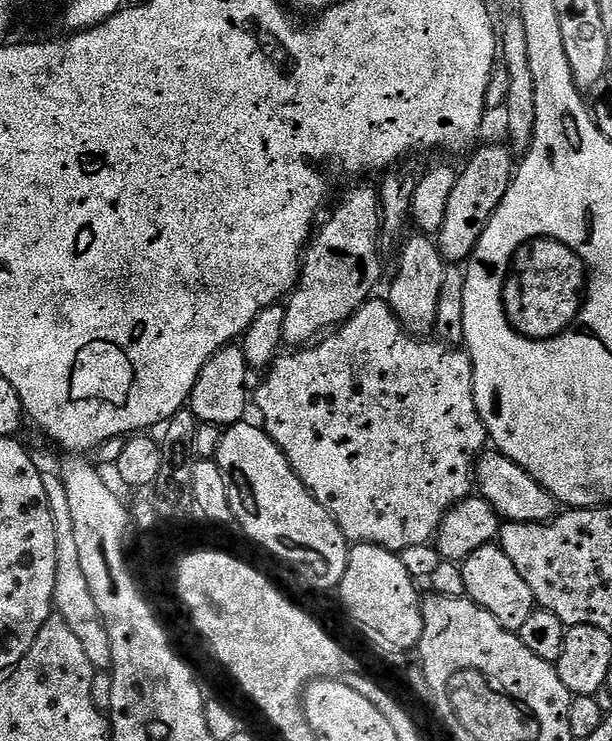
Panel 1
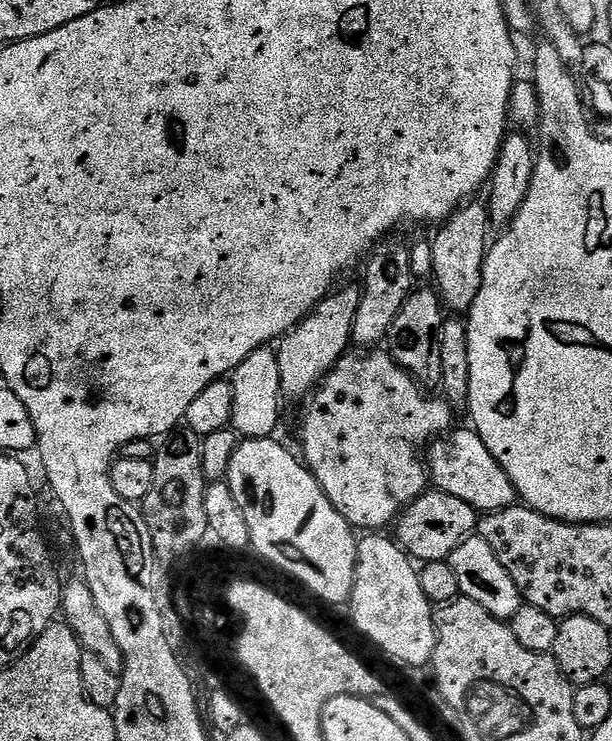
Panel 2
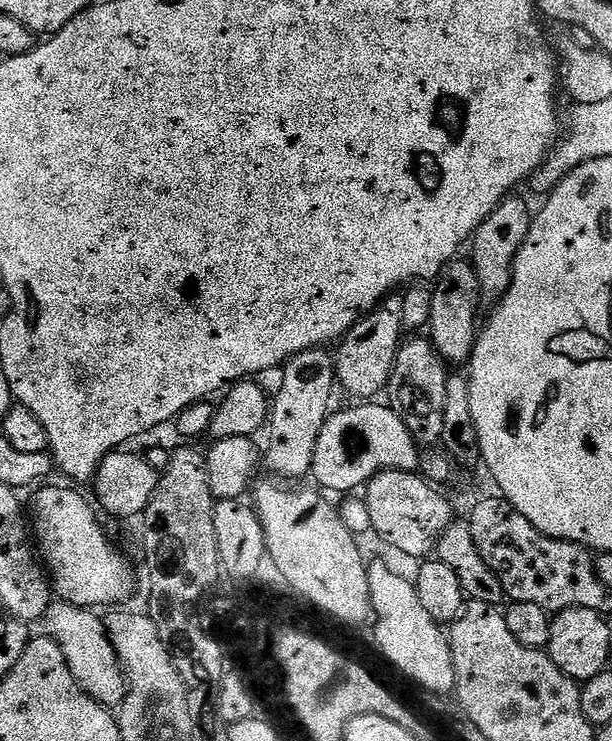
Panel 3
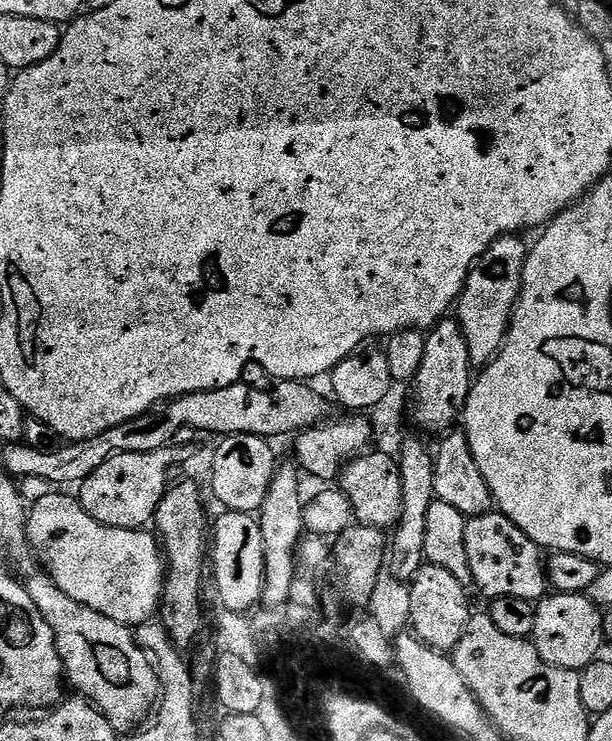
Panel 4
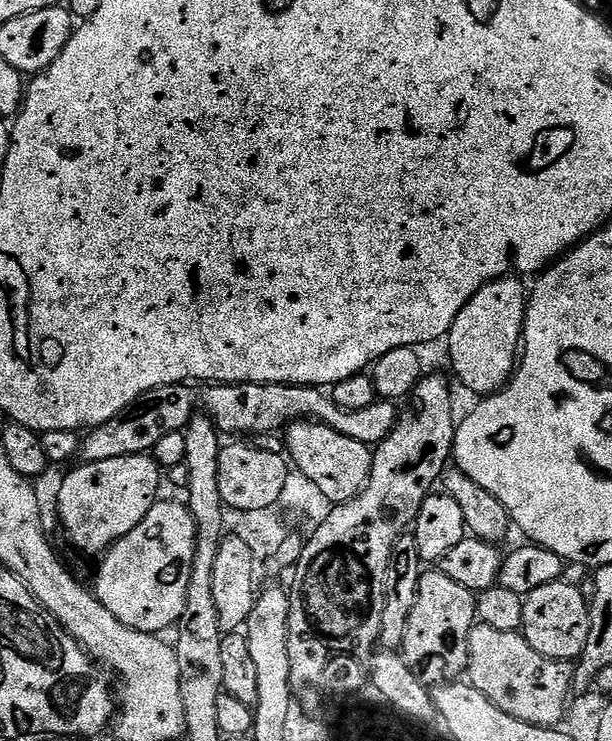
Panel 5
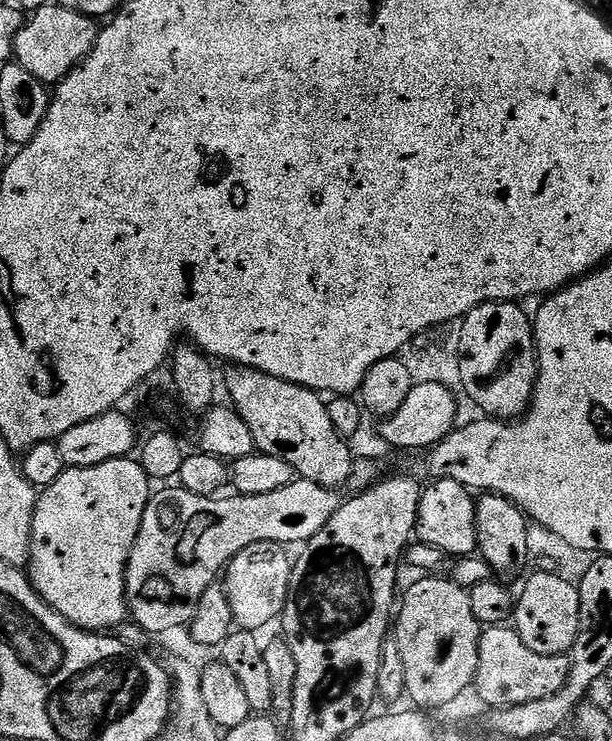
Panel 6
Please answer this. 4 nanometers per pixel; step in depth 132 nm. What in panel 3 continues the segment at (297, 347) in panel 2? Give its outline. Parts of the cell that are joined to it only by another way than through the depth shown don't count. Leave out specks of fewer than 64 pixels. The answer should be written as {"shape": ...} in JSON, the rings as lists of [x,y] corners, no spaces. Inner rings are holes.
{"shape":[[[323,347],[311,348],[305,352],[299,352],[297,356],[291,356],[288,360],[288,363],[283,365],[282,373],[284,372],[284,377],[280,380],[280,389],[277,390],[276,396],[271,397],[270,400],[270,415],[267,418],[266,423],[266,433],[268,432],[268,452],[266,448],[266,468],[268,464],[269,473],[275,474],[277,477],[283,478],[288,482],[300,482],[303,476],[307,477],[312,471],[312,463],[314,462],[314,446],[318,446],[318,434],[322,434],[322,426],[330,415],[330,407],[328,408],[328,403],[332,400],[332,387],[335,389],[337,387],[337,378],[336,378],[336,362],[331,351],[325,350]]]}

